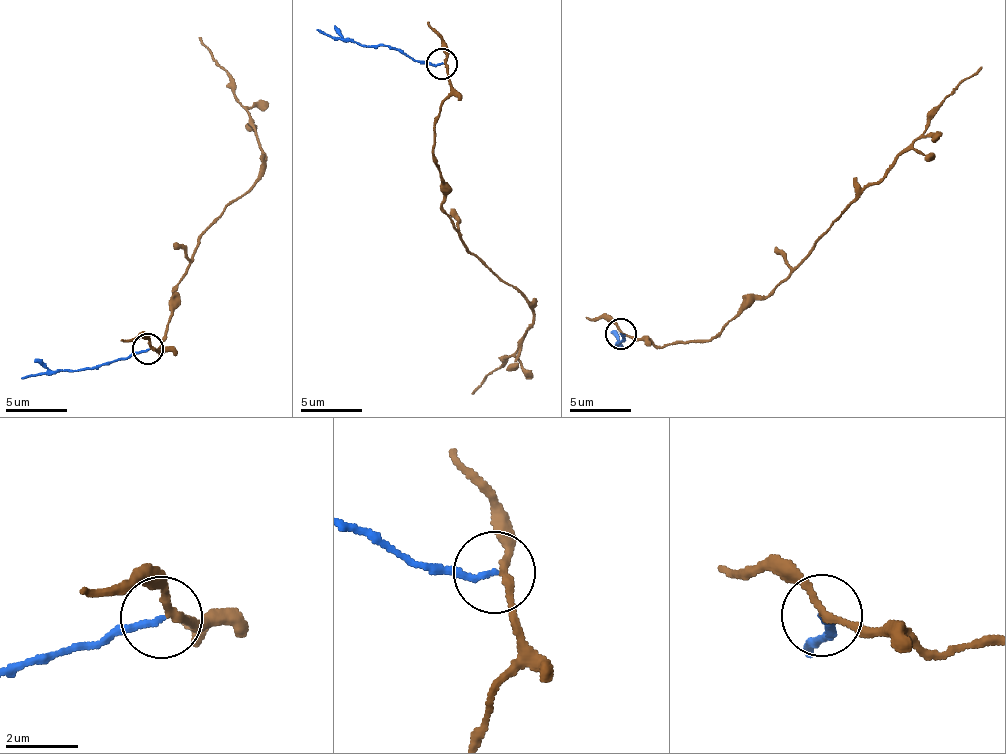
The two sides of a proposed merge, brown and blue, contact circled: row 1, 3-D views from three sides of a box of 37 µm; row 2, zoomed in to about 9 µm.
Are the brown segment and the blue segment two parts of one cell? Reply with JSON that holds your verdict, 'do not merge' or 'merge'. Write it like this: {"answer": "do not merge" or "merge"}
{"answer": "do not merge"}

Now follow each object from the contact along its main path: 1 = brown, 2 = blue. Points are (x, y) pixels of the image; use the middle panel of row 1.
1: (444, 64), (449, 95), (433, 153), (443, 212), (466, 250), (522, 295), (534, 321), (512, 355), (470, 392)
2: (441, 64), (412, 61), (386, 46), (343, 42), (317, 30)

